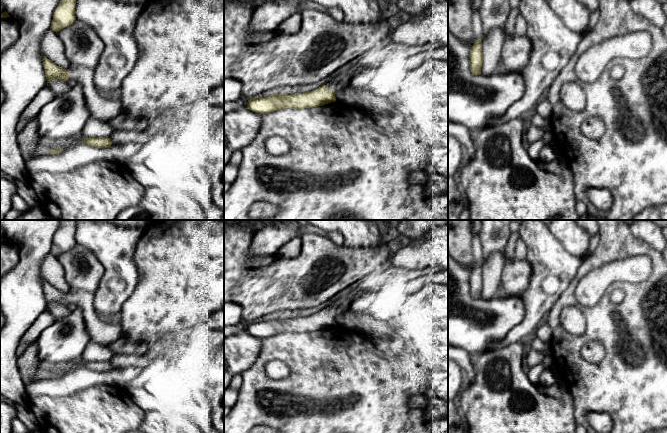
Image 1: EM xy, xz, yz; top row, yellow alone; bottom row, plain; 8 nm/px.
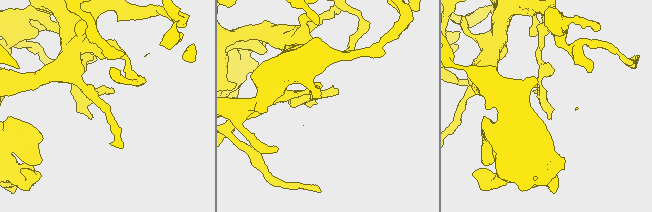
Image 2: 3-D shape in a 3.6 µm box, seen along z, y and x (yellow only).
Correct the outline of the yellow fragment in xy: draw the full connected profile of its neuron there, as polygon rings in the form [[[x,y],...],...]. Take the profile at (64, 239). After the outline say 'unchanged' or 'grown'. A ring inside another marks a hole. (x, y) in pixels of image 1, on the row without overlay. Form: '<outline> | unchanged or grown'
[[[62,220],[55,233],[51,252],[57,257],[59,254],[71,249],[75,244],[76,220]]] | unchanged

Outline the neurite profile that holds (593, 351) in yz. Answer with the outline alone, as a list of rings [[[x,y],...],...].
[[[589,341],[581,349],[582,357],[594,364],[600,363],[605,357],[605,347],[600,341]]]

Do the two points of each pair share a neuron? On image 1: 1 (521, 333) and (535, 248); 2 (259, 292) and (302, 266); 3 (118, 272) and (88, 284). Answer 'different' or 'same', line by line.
1: same
2: same
3: different

